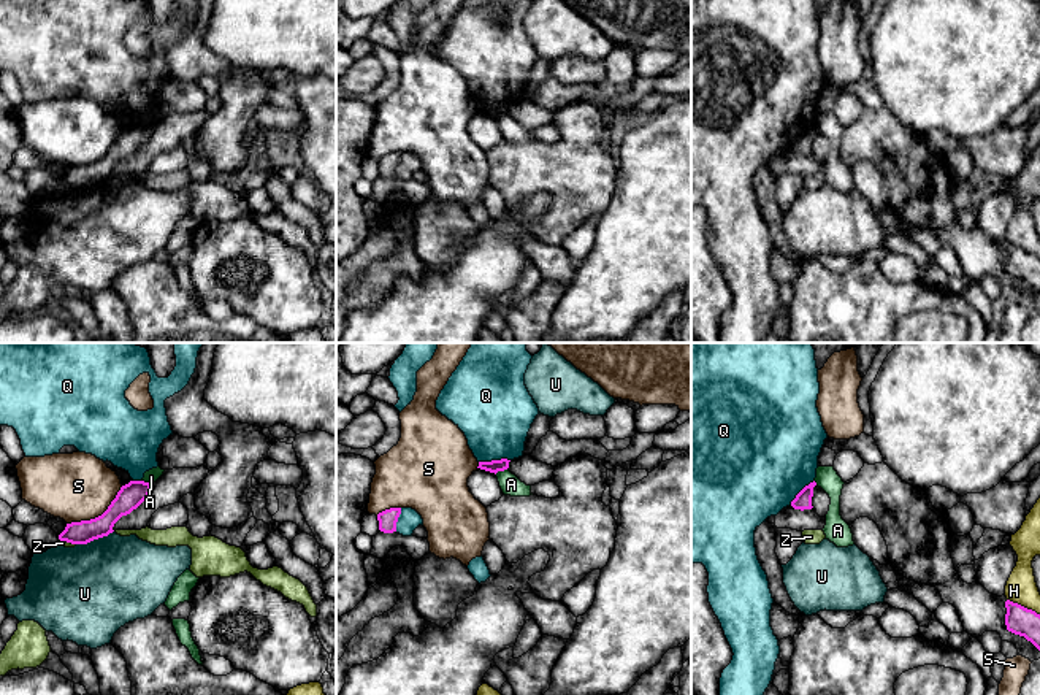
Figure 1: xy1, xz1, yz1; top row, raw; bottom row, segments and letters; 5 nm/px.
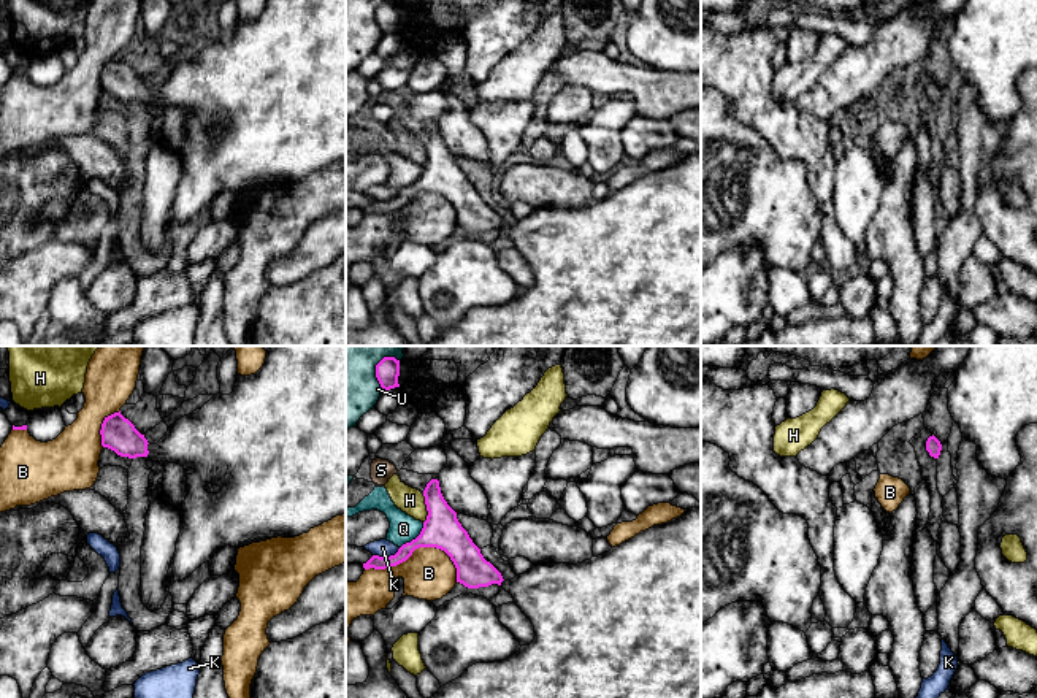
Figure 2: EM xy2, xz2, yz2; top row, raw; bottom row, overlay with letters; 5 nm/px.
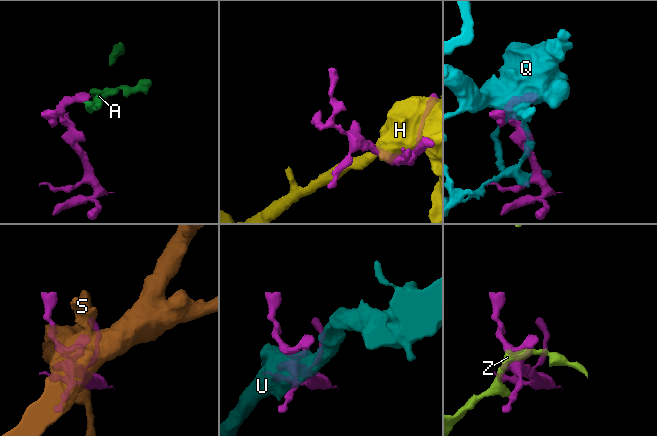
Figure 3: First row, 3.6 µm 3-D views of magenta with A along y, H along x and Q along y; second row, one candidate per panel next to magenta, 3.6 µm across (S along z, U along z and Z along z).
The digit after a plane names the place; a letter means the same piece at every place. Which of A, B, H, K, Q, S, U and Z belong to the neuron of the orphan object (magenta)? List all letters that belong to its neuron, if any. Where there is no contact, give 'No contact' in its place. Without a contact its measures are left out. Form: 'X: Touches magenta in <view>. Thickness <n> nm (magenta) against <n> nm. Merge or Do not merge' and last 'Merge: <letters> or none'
A: Touches magenta in xz1. Thickness 60 nm (magenta) against 100 nm. Do not merge
B: Touches magenta in xz2. Thickness 190 nm (magenta) against 260 nm. Do not merge
H: Touches magenta in xz2. Thickness 190 nm (magenta) against 130 nm. Do not merge
K: Touches magenta in xz2. Thickness 110 nm (magenta) against 90 nm. Do not merge
Q: Touches magenta in xz2. Thickness 190 nm (magenta) against 140 nm. Do not merge
S: Touches magenta in xy1. Thickness 130 nm (magenta) against 340 nm. Do not merge
U: Touches magenta in xy1. Thickness 120 nm (magenta) against 460 nm. Do not merge
Z: Touches magenta in xy1. Thickness 120 nm (magenta) against 30 nm. Do not merge
Merge: none

